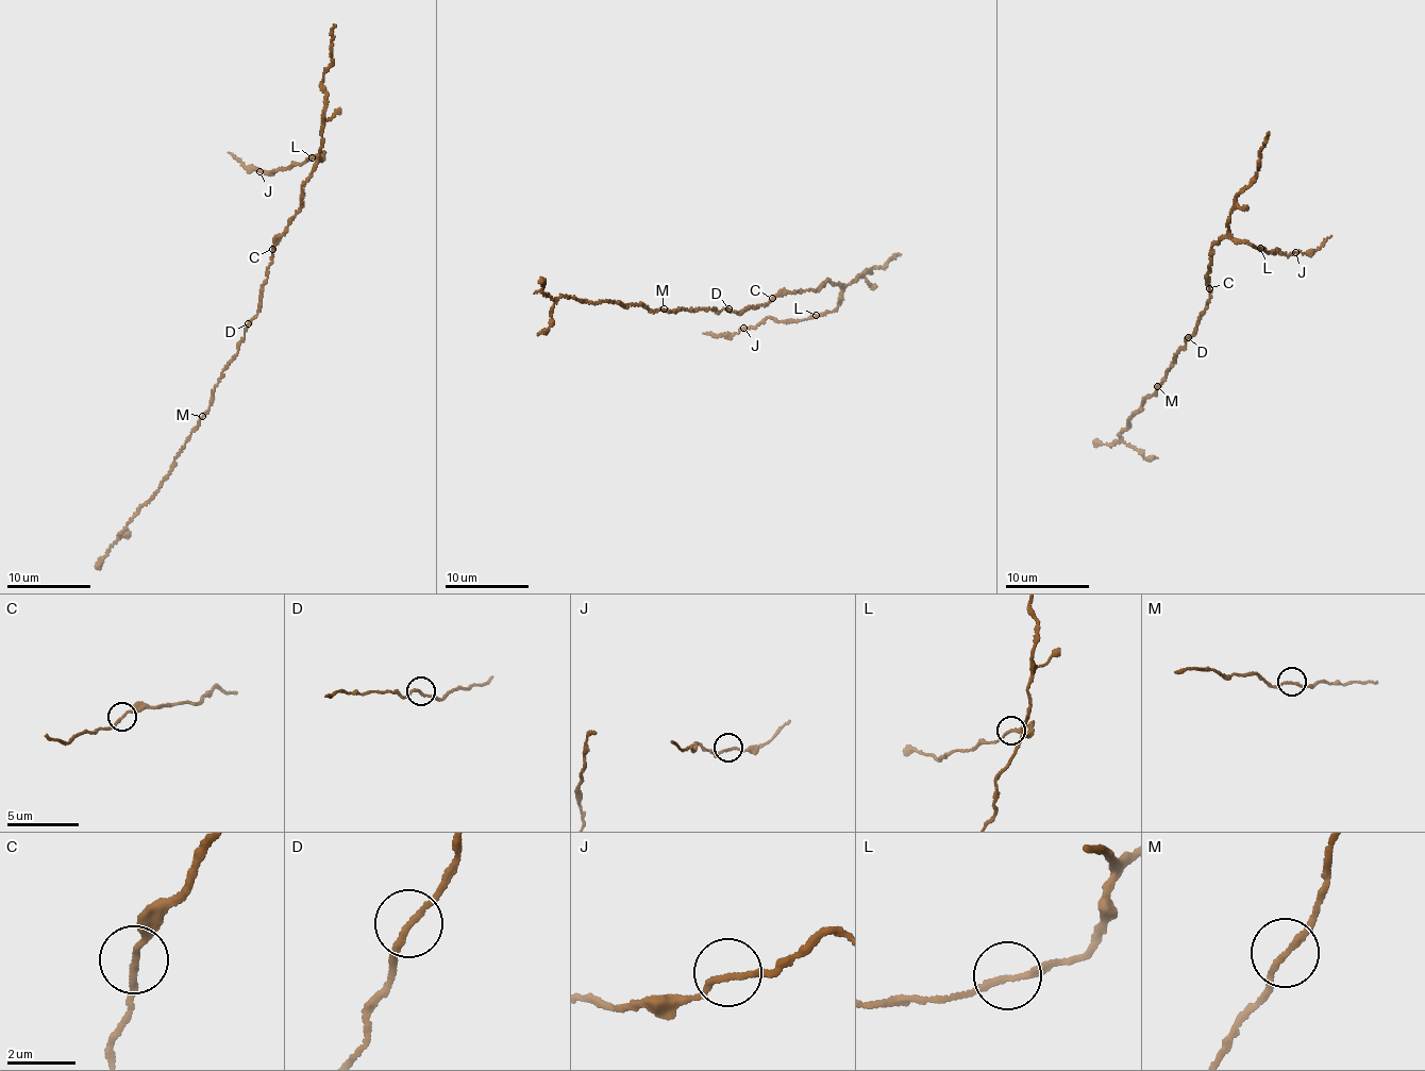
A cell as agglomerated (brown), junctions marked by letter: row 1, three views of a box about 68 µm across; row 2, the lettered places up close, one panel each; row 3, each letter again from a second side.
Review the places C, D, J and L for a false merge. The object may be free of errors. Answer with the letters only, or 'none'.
D

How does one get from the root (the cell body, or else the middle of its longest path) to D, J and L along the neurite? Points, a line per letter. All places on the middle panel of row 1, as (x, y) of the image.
D: (744, 311), (739, 315), (727, 310)
J: (744, 311), (780, 293), (817, 291), (826, 280), (842, 287), (831, 312), (743, 328)
L: (744, 311), (766, 306), (780, 293), (817, 291), (826, 280), (842, 287), (839, 305), (816, 315)

